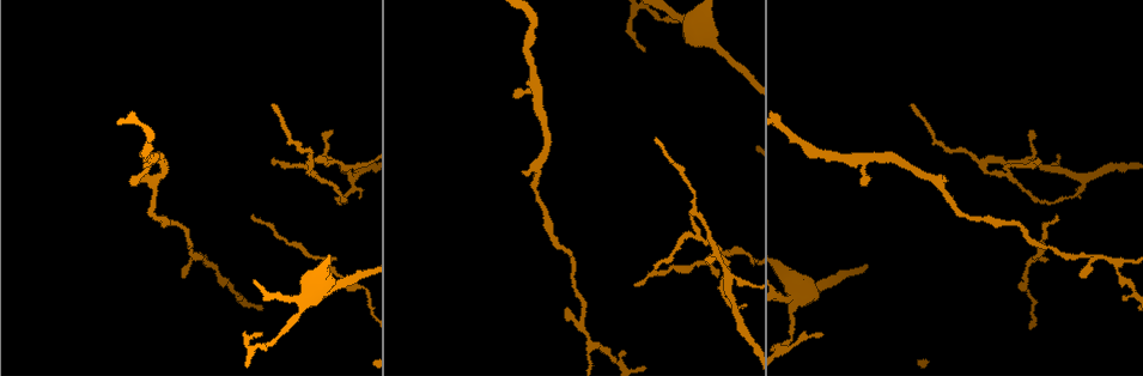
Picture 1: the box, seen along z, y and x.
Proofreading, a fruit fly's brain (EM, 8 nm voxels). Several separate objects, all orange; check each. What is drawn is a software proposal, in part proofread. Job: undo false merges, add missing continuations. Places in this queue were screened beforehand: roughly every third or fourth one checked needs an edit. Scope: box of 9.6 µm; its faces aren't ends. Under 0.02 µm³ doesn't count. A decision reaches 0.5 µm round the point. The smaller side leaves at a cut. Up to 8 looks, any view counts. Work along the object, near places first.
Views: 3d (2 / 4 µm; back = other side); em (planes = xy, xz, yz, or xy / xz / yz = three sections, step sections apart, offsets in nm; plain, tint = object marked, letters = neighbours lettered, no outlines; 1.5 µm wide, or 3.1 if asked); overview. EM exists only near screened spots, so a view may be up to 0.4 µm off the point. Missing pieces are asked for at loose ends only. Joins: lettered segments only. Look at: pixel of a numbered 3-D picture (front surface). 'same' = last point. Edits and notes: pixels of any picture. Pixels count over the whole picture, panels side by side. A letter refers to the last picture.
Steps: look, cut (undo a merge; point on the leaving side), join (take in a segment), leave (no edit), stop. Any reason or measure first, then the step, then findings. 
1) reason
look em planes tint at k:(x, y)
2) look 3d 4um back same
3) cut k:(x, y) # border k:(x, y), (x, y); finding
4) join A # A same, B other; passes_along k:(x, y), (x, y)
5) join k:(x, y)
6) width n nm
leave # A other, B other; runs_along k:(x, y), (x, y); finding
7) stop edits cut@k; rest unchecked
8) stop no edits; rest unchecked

thin end
look 3d 2um at 1:(1030, 129)

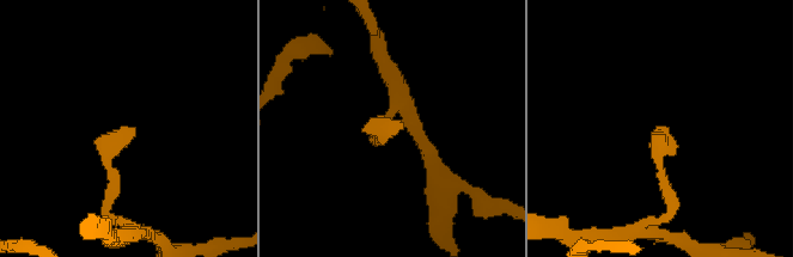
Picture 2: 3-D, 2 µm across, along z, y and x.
look em planes letters at 2:(400, 126)

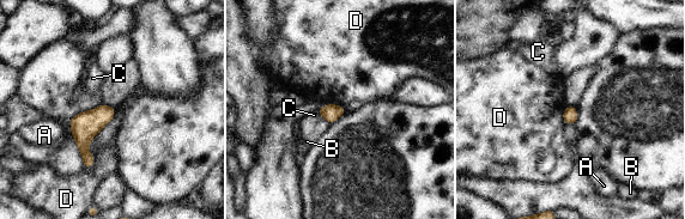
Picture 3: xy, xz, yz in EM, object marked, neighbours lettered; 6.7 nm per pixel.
width 100 nm
leave # A other, B other, C other, D other; border 3:(92, 138), (94, 164), (86, 169); no lettered segment goes on from it

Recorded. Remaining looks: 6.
an open end
look em planes letters at 1:(1056, 216)

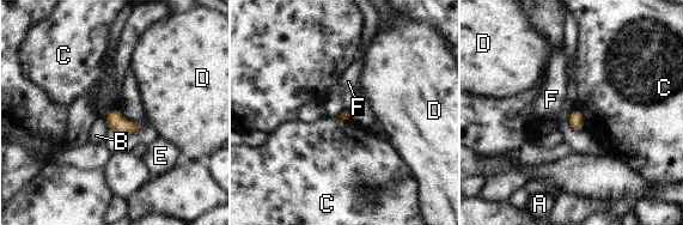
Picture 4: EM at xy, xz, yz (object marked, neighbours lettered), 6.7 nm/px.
leave # A other, B other, C other, D other, E other, F other; no lettered segment goes on from it

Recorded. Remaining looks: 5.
tapers out
look em planes letters at 1:(512, 95)

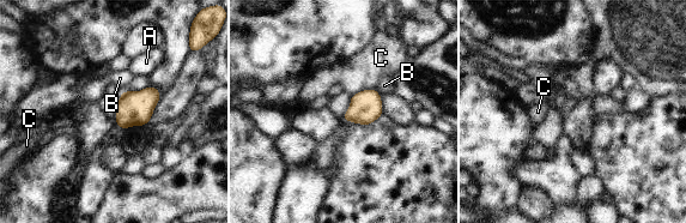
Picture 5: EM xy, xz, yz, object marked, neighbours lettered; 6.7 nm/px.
leave # A other, B other, C other; border 5:(374, 88), (358, 91), (351, 96); none of them fits

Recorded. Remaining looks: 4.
stop no edits; rest unchecked

